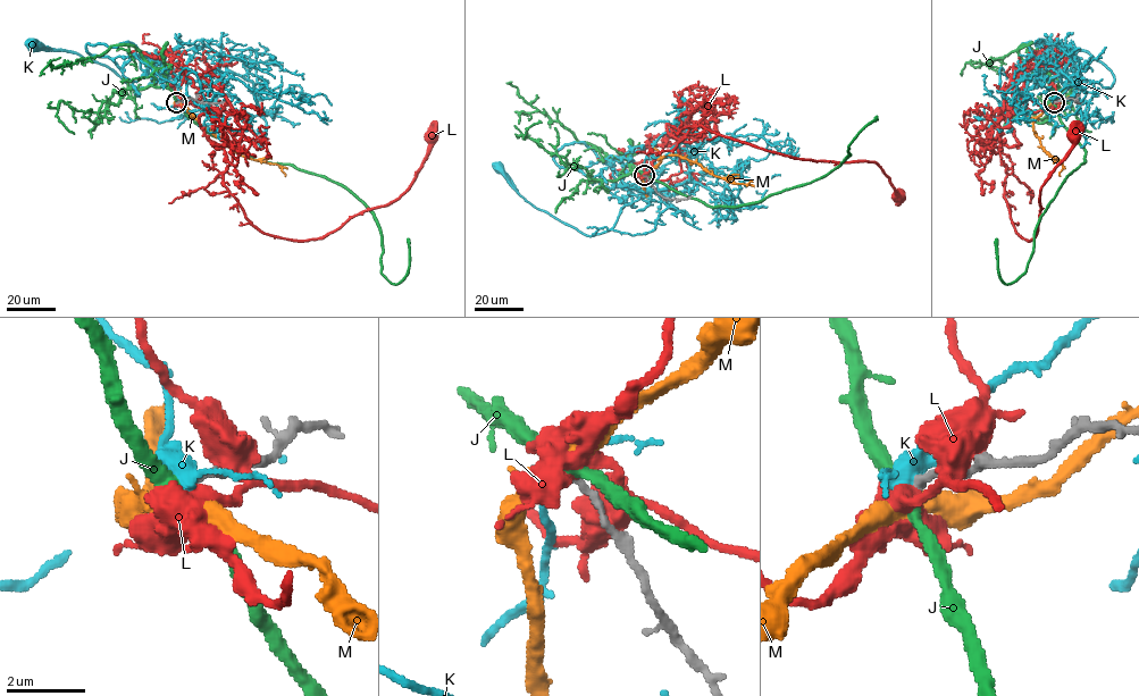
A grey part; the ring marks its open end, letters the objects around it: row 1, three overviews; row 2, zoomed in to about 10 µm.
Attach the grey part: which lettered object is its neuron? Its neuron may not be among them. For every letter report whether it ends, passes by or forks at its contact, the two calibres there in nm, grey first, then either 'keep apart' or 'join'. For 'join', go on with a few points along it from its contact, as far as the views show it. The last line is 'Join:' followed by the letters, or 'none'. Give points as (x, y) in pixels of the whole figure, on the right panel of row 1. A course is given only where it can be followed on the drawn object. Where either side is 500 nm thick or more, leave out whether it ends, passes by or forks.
J: it passes by | 280/360 nm | keep apart
K: it passes by | 300/440 nm | keep apart
L: it passes by | 300/480 nm | keep apart
M: it passes by | 240/360 nm | keep apart
Join: none

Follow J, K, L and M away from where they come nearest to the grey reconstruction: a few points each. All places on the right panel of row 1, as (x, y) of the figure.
J: (1053, 102), (1082, 147), (1085, 162), (1064, 181), (1041, 216), (1026, 270), (1012, 283), (998, 274), (995, 239)
K: (1054, 102), (1075, 78), (1110, 89), (1114, 77), (1088, 51), (1053, 50), (1046, 44)
L: (1054, 102), (1057, 108), (1010, 111), (998, 123), (1004, 198), (1023, 239), (1036, 235), (1040, 189), (1073, 136)
M: (1054, 102), (1032, 126), (1040, 145), (1062, 162), (1060, 176)

